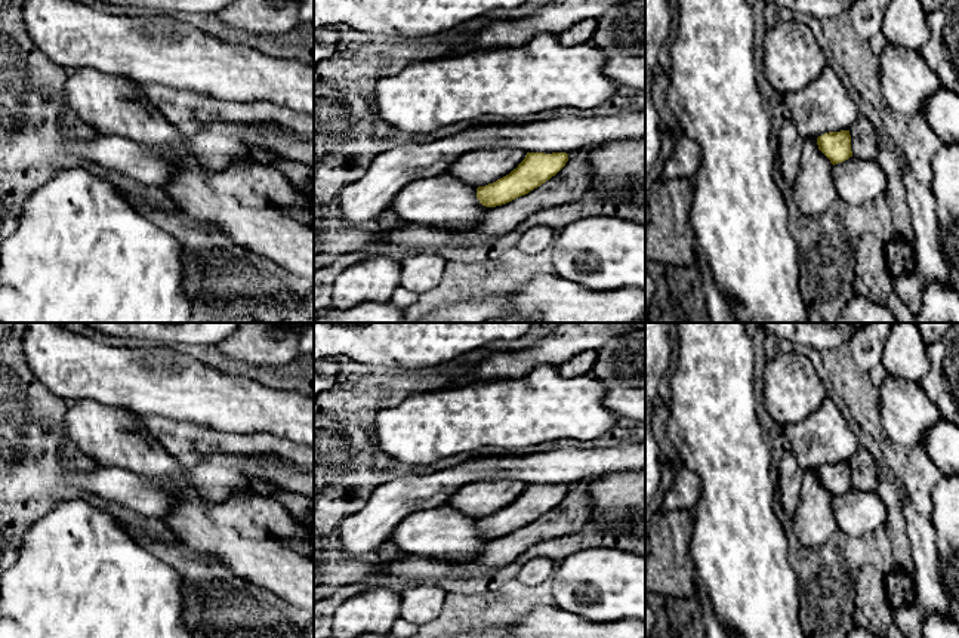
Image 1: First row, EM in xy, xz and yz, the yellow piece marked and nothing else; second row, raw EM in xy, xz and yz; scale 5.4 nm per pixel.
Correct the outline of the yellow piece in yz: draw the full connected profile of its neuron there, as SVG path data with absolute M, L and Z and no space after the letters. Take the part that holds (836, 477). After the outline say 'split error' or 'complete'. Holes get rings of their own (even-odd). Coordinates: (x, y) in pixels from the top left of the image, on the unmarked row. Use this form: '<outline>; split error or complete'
M849 462L805 469L799 506L793 515L798 543L820 549L838 531L833 497L852 488Z; split error

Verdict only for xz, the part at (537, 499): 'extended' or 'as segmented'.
extended

